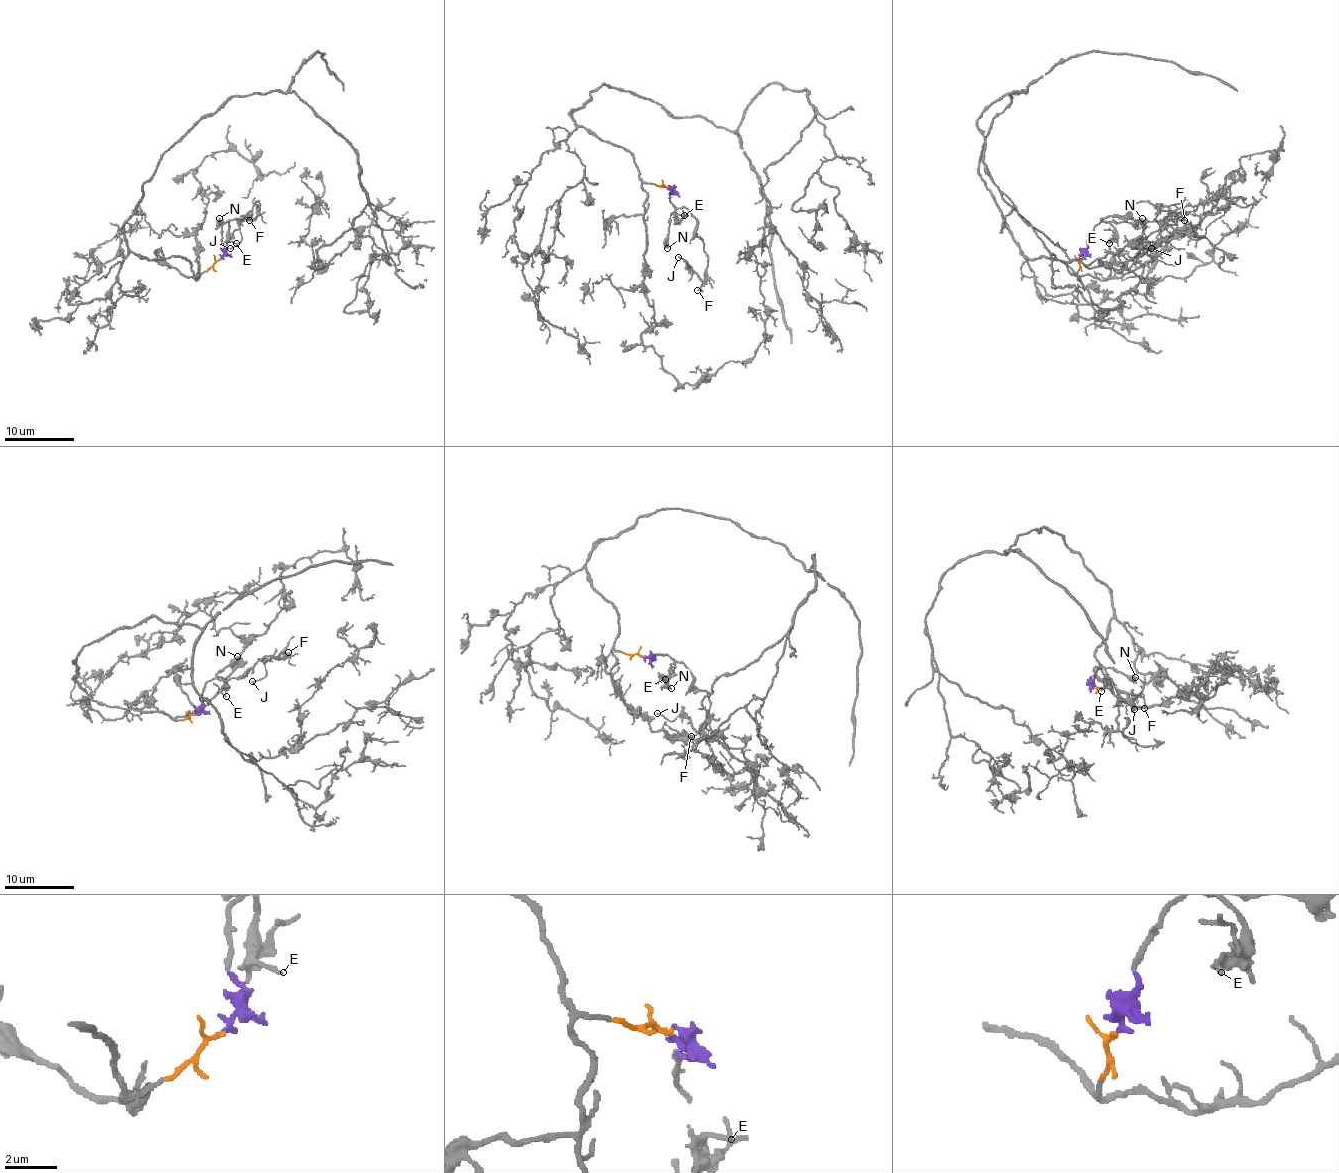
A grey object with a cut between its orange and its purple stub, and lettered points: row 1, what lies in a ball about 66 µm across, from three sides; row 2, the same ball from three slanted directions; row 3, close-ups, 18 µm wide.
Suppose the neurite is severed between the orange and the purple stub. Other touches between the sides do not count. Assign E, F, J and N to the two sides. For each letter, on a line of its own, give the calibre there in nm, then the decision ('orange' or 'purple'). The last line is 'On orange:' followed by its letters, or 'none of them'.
E: calibre 150 nm; purple
F: calibre 130 nm; purple
J: calibre 120 nm; purple
N: calibre 280 nm; purple
On orange: none of them

